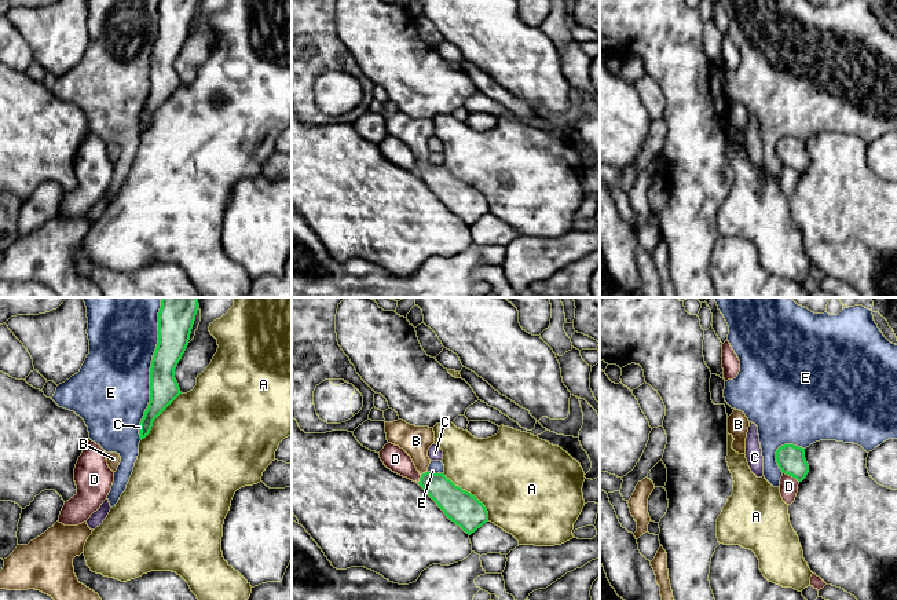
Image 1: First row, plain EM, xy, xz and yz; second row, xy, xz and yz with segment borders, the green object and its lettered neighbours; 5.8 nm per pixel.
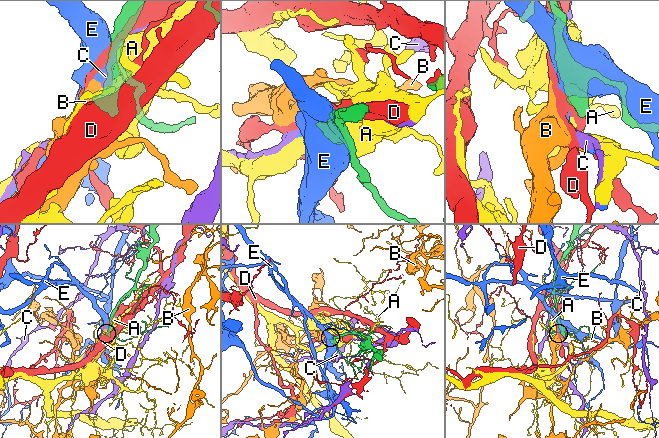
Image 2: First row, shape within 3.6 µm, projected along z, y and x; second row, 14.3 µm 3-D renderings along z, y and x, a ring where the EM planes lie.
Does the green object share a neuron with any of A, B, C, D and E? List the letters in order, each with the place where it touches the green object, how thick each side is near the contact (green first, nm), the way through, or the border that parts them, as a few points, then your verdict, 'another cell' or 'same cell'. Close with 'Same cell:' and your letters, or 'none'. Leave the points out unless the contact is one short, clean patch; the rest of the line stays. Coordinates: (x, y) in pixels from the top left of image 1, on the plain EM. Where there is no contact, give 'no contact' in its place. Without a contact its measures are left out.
A: contact xz (469, 185); calibres 200 and 460 nm; another cell
B: contact xz (425, 164); calibres 180 and 180 nm; way xz (456, 194), (425, 164), (416, 132); same cell
C: contact xy (141, 121); calibres 150 and 20 nm; another cell
D: contact yz (791, 167); calibres 160 and 110 nm; another cell
E: contact xy (150, 59); calibres 190 and 440 nm; another cell
Same cell: B

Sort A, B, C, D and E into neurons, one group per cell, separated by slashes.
A / B / C / D / E

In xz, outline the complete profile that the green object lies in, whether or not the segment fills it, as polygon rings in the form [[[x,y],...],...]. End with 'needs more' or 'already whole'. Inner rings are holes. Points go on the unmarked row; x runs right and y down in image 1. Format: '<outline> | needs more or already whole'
[[[403,111],[385,114],[388,135],[403,140],[413,151],[421,169],[418,176],[437,195],[444,206],[466,226],[475,224],[488,213],[488,204],[475,187],[455,178],[444,165],[431,165],[428,142],[435,136],[429,118],[410,117]]] | needs more

